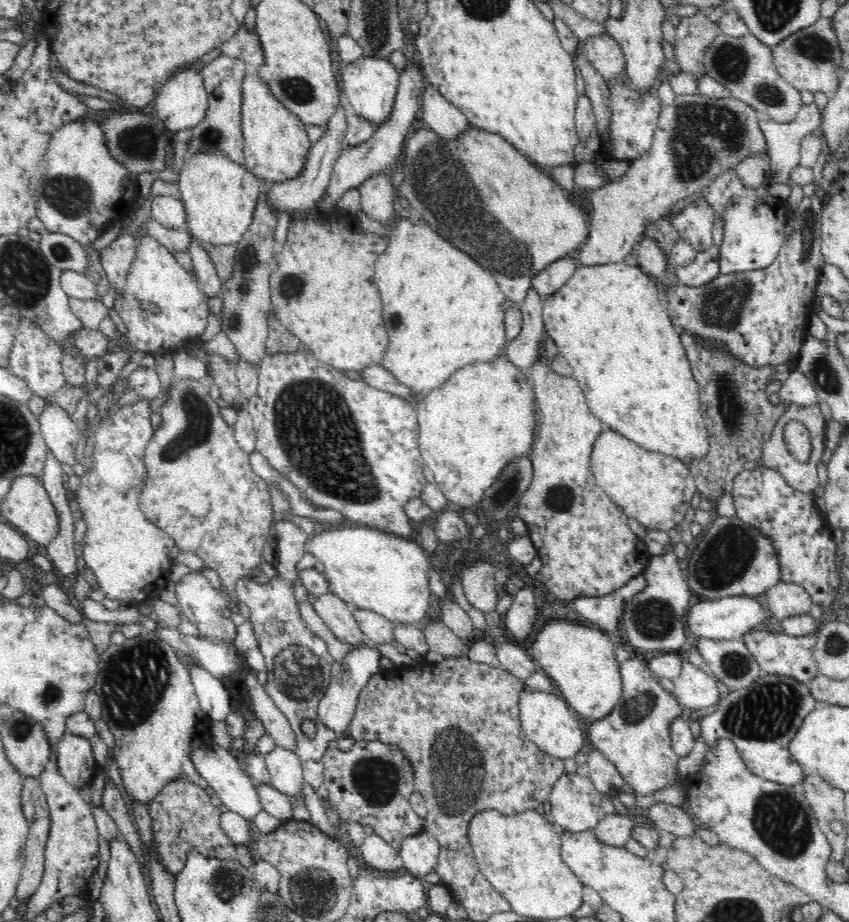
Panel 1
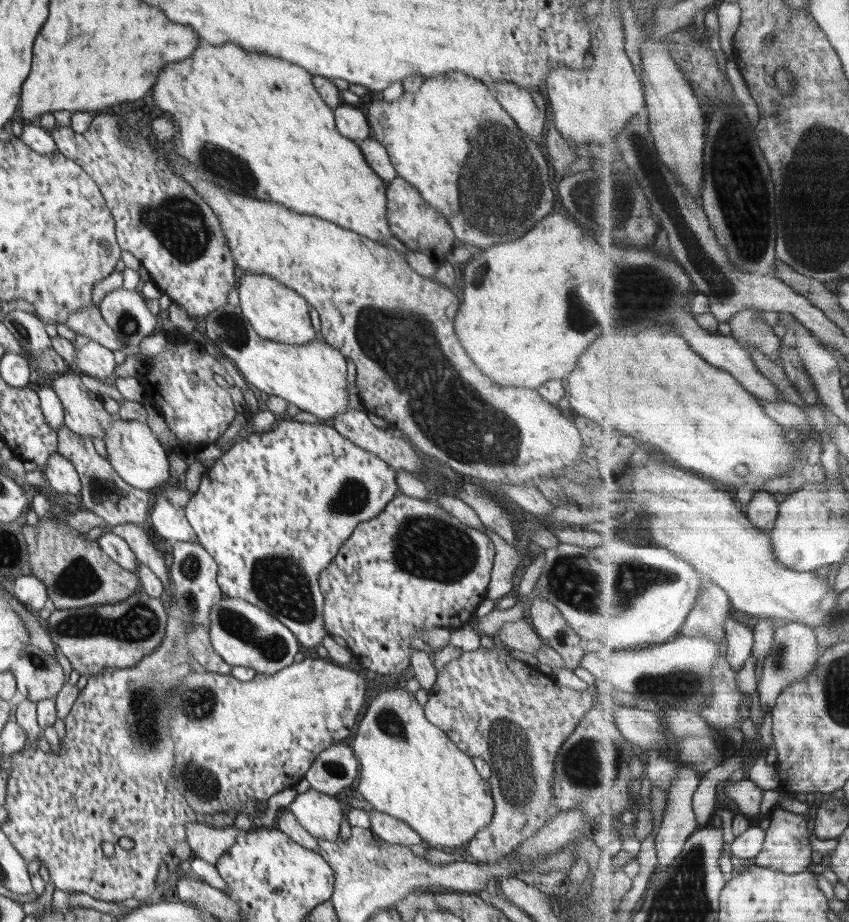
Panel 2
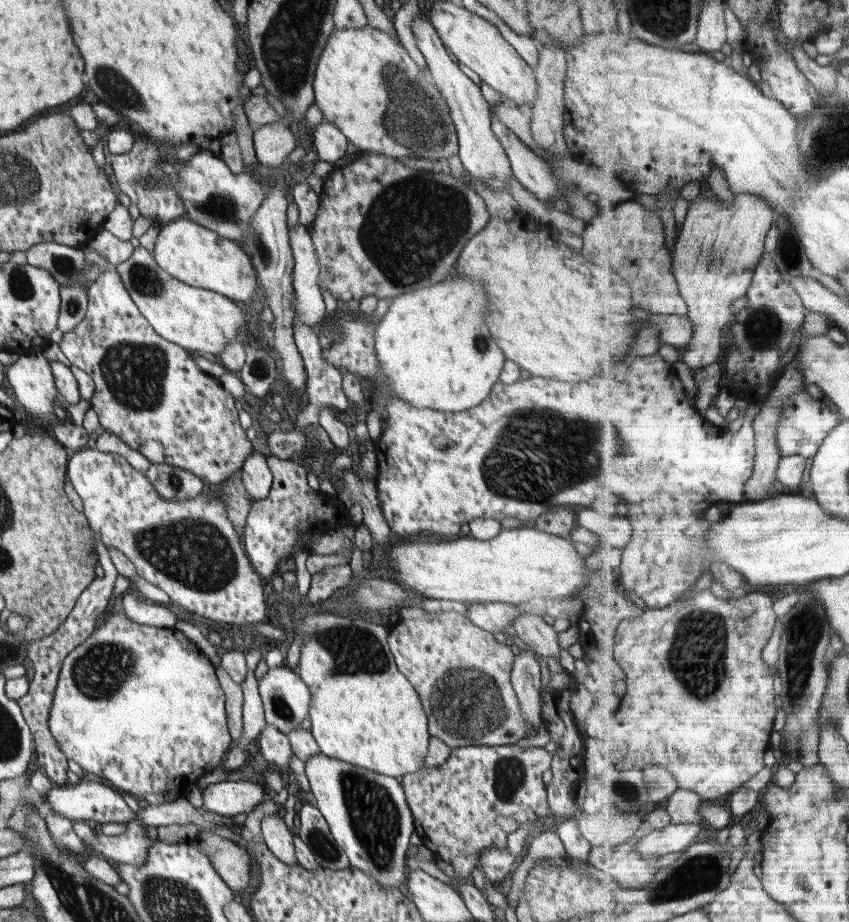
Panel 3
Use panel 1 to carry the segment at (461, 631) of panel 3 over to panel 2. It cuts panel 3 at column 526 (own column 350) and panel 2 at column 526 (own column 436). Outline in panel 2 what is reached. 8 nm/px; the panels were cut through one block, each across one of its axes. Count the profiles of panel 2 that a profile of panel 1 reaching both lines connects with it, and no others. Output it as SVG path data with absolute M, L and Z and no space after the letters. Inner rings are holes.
M479 648L474 651L464 651L460 657L452 659L448 662L440 672L437 672L436 683L431 688L429 693L429 699L424 709L425 717L435 724L440 730L444 731L450 740L468 756L480 757L484 759L489 765L491 765L491 775L487 780L492 789L493 799L495 802L495 811L492 820L482 830L476 833L476 836L472 840L469 840L468 853L478 860L478 863L494 863L496 860L501 860L503 856L507 856L509 852L520 846L525 840L528 840L533 834L536 834L544 825L552 820L558 813L559 808L555 803L555 796L553 795L553 780L555 779L554 760L556 760L557 752L560 750L564 741L576 730L578 723L584 715L596 705L604 695L599 692L592 685L587 686L582 691L582 710L576 710L576 689L568 689L564 687L558 687L552 677L543 675L536 666L529 665L516 659L513 655L510 655L507 648L487 649Z

